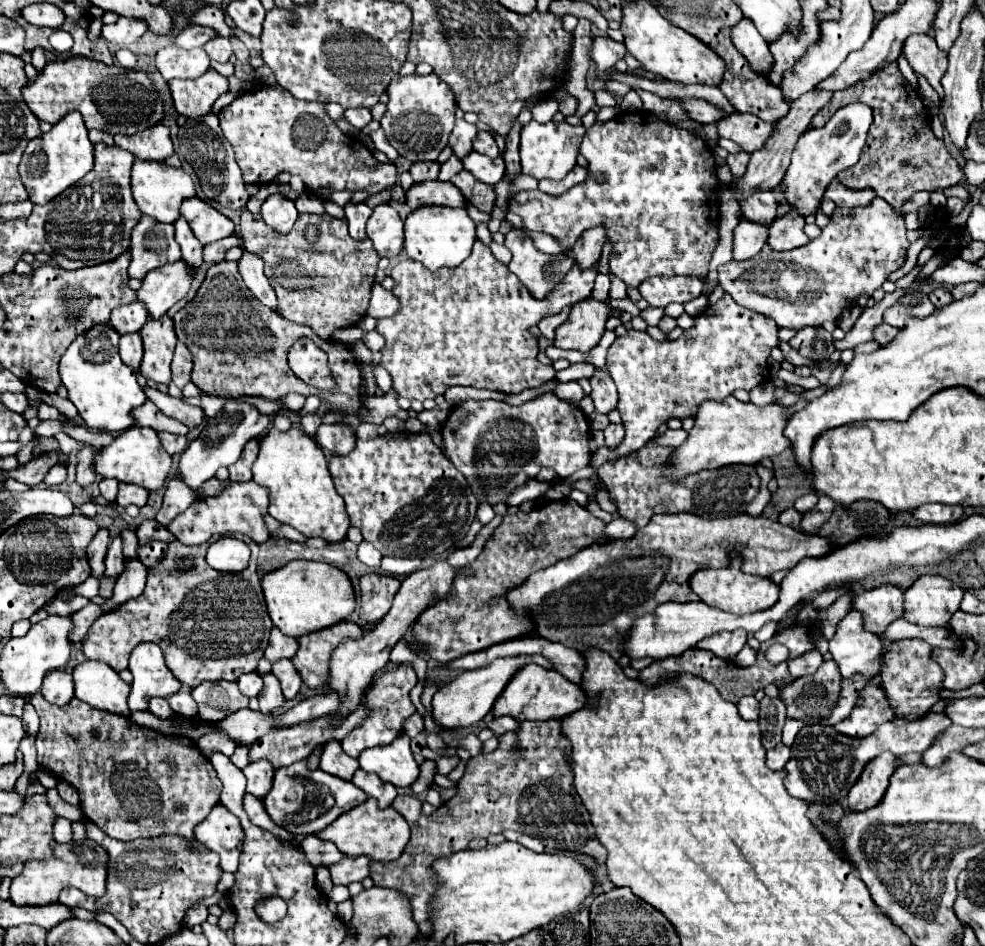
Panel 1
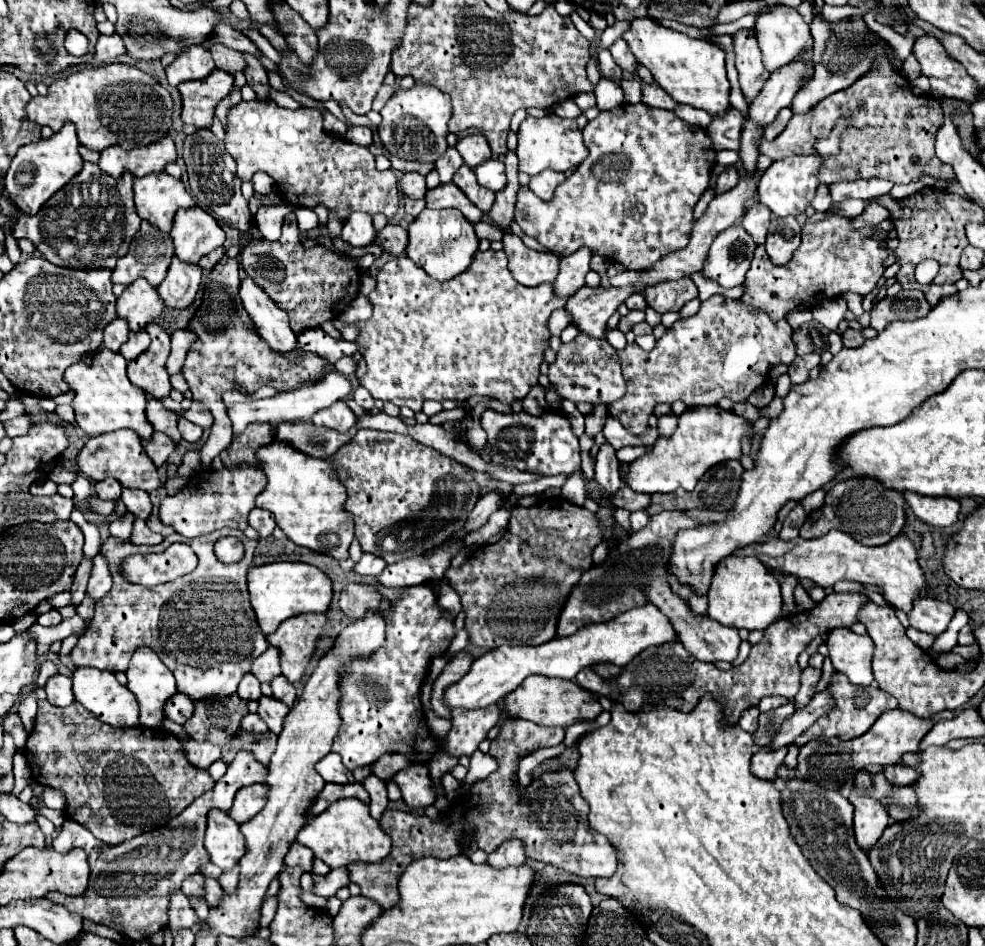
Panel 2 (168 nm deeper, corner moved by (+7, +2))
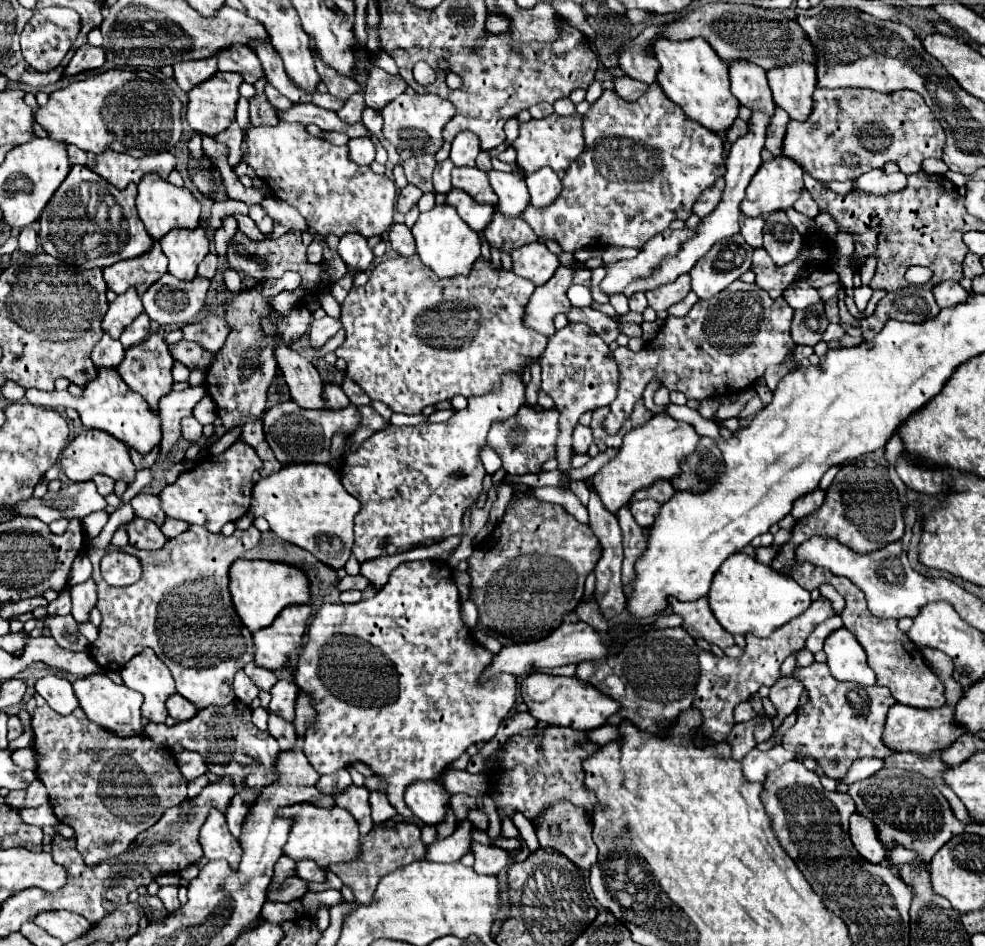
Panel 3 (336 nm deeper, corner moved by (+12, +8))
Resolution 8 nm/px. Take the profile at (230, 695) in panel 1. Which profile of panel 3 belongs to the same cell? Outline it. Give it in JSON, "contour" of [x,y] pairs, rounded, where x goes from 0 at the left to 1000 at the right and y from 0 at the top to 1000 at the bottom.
{"contour":[[[238,741],[238,745],[234,747],[203,749],[197,760],[179,764],[169,773],[162,773],[162,766],[158,764],[150,764],[146,768],[146,777],[169,790],[183,785],[189,794],[203,796],[207,800],[211,815],[221,823],[234,821],[236,828],[240,830],[240,836],[266,834],[282,826],[280,815],[280,802],[284,798],[282,783],[272,773],[264,773],[254,762],[254,747],[248,743]]]}

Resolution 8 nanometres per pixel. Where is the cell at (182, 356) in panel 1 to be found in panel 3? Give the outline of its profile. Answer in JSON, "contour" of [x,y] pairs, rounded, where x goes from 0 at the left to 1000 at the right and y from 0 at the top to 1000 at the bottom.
{"contour":[[[215,333],[211,337],[203,339],[203,341],[187,344],[185,352],[187,352],[187,358],[205,365],[213,373],[221,373],[221,369],[225,369],[227,360],[229,360],[229,356],[234,352],[234,346],[231,346],[227,335]]]}

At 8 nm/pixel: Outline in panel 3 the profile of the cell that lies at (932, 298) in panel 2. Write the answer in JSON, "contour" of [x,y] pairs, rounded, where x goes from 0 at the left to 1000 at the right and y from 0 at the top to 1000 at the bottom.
{"contour":[[[954,299],[954,301],[948,303],[946,310],[948,310],[954,327],[966,325],[966,322],[973,322],[973,320],[979,320],[983,316],[981,305],[977,305],[975,299]]]}

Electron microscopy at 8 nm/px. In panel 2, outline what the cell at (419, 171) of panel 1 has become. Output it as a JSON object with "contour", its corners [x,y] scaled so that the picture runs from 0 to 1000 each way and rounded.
{"contour":[[[411,183],[407,189],[407,202],[417,210],[429,210],[429,204],[434,202],[431,187],[425,183]]]}

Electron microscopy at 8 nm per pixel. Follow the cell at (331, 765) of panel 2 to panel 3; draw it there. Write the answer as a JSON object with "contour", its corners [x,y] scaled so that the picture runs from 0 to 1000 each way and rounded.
{"contour":[[[345,813],[341,819],[327,819],[323,826],[323,834],[335,842],[339,842],[341,838],[347,838],[355,830],[357,830],[357,823],[351,813]]]}

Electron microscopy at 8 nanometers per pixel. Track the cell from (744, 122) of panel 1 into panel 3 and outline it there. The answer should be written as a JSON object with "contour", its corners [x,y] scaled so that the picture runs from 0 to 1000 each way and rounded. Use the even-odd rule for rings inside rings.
{"contour":[[[853,92],[851,96],[828,94],[822,126],[818,130],[802,128],[796,147],[796,164],[810,170],[826,189],[837,193],[871,189],[875,183],[893,179],[902,170],[910,170],[916,183],[926,185],[934,181],[938,168],[954,168],[956,155],[958,138],[954,128],[932,98],[910,96],[897,100],[869,92]],[[887,147],[904,149],[904,153],[887,162],[871,151]]]}

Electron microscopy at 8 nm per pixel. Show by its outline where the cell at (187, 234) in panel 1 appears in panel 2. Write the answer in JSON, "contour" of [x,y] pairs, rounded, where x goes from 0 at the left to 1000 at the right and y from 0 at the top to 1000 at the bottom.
{"contour":[[[176,270],[170,293],[161,301],[161,312],[172,325],[190,325],[200,312],[204,299],[204,284],[198,278],[184,276]]]}

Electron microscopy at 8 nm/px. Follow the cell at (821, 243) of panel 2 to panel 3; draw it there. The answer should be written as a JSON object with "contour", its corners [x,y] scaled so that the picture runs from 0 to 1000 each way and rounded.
{"contour":[[[820,261],[814,263],[812,274],[808,274],[802,280],[786,280],[786,276],[780,272],[780,267],[776,263],[765,263],[765,272],[763,272],[763,286],[768,289],[768,299],[780,308],[780,312],[784,316],[794,314],[796,305],[802,303],[808,295],[810,295],[810,286],[816,282],[816,278],[820,276]]]}

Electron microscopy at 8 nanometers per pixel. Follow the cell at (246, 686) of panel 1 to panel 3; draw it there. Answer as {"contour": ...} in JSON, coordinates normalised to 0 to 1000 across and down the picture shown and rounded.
{"contour":[[[242,709],[242,714],[238,716],[238,733],[242,741],[254,745],[262,737],[262,726],[252,718],[248,709]]]}

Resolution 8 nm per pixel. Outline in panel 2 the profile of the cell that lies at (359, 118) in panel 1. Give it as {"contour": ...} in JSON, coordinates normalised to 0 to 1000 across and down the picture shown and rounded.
{"contour":[[[356,132],[356,134],[352,134],[350,147],[356,149],[356,151],[362,151],[362,153],[377,153],[379,151],[377,136],[369,134],[369,132]]]}

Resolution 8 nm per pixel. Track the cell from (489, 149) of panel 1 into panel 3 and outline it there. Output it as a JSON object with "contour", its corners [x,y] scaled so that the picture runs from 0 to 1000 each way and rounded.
{"contour":[[[477,138],[465,141],[459,149],[457,170],[463,177],[483,177],[483,164],[487,162],[487,151],[483,143],[477,143]]]}

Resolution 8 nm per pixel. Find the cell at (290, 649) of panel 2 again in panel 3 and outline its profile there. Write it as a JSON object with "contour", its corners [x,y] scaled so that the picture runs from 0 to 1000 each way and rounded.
{"contour":[[[292,640],[270,665],[258,669],[260,692],[258,701],[274,709],[282,709],[292,699],[292,692],[307,682],[315,640]]]}

